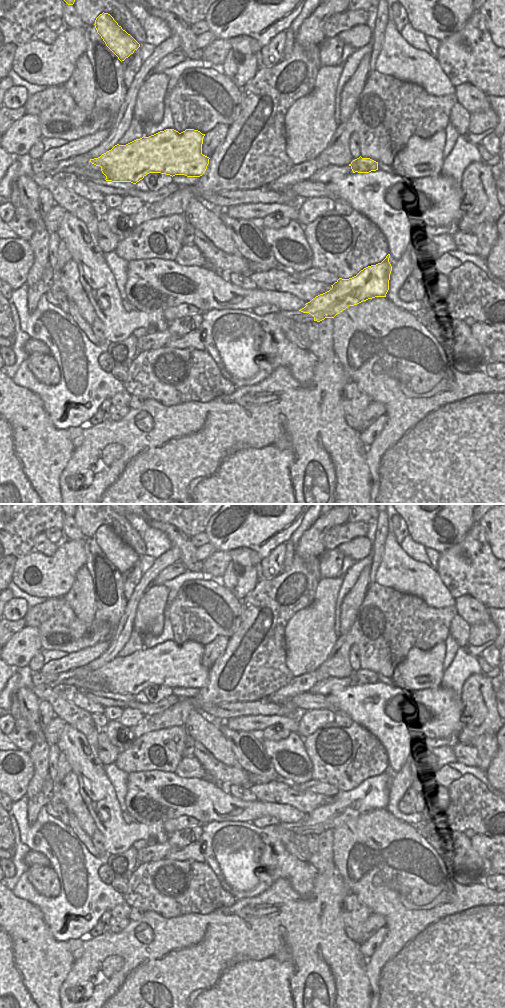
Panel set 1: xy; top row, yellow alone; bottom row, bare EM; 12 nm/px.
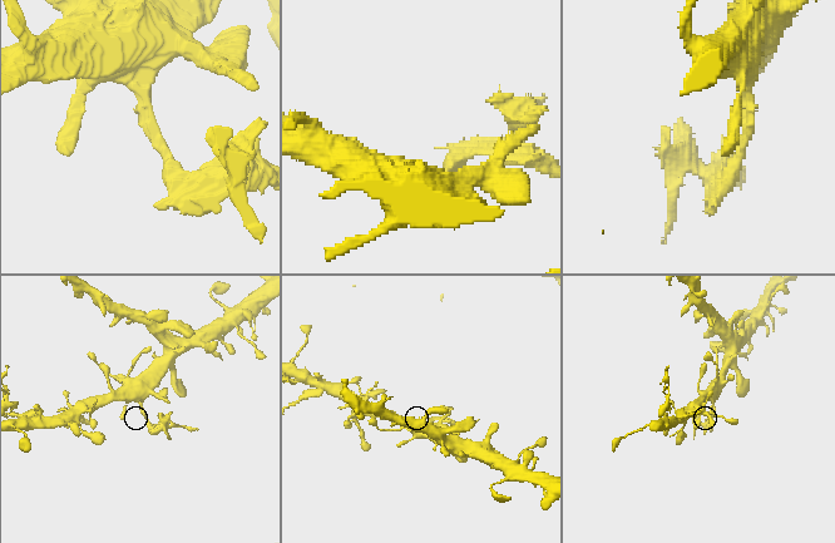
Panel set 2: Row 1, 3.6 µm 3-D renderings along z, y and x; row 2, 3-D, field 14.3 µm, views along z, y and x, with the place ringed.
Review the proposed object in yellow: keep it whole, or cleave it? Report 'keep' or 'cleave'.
cleave

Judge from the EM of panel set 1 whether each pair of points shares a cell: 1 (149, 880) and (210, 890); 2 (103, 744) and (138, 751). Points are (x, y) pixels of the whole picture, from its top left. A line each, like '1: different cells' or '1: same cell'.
1: same cell
2: different cells

